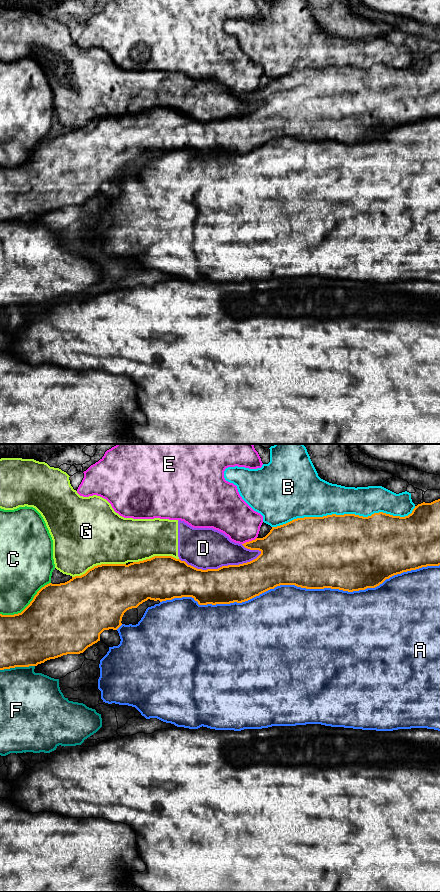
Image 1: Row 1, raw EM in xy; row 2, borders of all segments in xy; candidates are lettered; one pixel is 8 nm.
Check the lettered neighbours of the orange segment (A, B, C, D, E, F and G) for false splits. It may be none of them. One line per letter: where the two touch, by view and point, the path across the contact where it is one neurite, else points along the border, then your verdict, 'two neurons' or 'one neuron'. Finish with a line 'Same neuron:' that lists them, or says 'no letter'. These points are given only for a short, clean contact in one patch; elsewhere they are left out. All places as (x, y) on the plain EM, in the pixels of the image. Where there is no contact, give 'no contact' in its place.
A: contact xy (299, 138); two neurons
B: contact xy (344, 66); two neurons
C: contact xy (27, 158); two neurons
D: contact xy (220, 119); two neurons
E: contact xy (249, 93); two neurons
F: contact xy (17, 218); two neurons
G: contact xy (98, 117); two neurons
Same neuron: no letter

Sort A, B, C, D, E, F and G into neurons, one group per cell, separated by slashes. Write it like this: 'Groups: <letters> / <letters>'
Groups: A / B / C / D G / E / F

